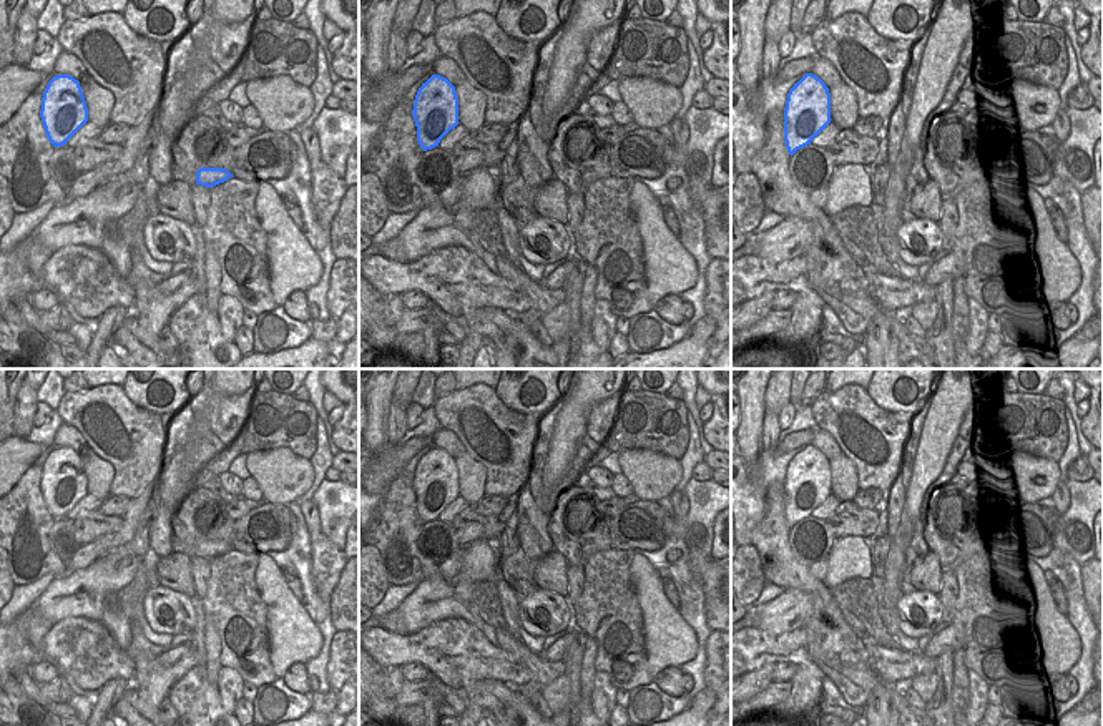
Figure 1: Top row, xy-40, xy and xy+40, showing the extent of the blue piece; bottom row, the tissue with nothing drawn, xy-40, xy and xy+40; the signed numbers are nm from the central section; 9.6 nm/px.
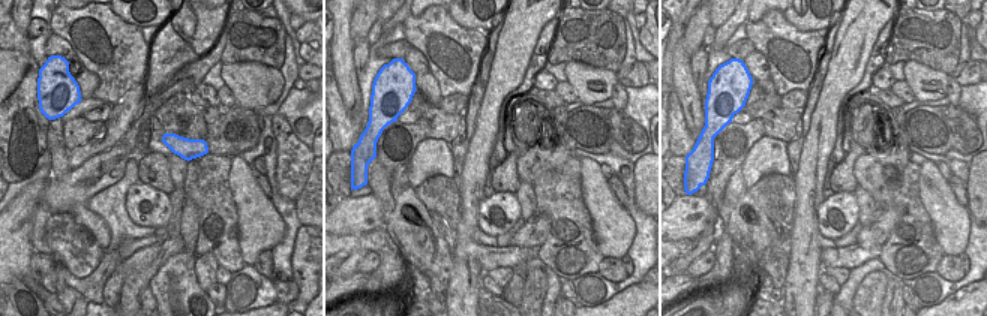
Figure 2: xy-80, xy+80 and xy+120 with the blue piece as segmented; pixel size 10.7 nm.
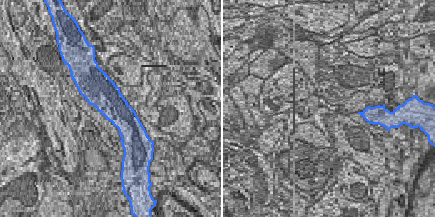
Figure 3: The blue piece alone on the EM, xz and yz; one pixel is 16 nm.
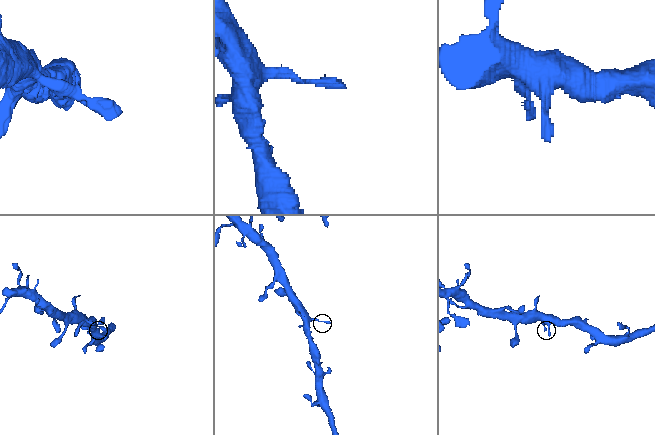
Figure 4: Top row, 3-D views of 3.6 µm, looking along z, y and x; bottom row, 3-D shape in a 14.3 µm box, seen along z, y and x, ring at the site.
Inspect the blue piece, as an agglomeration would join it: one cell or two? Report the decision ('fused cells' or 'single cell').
single cell

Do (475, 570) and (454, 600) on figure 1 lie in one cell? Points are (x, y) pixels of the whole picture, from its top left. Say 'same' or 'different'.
different

